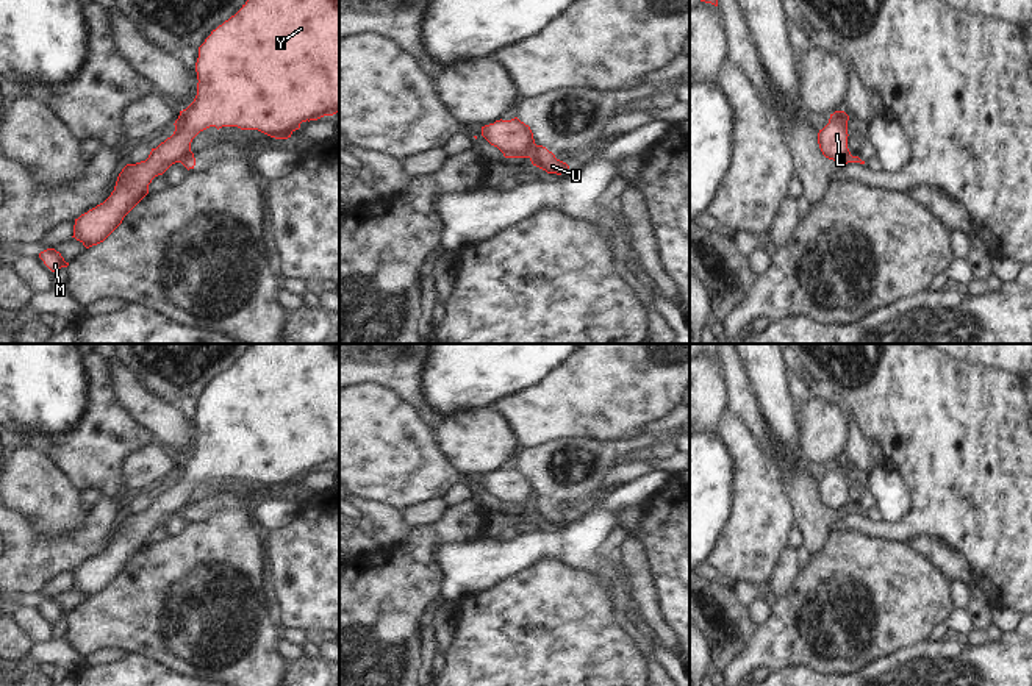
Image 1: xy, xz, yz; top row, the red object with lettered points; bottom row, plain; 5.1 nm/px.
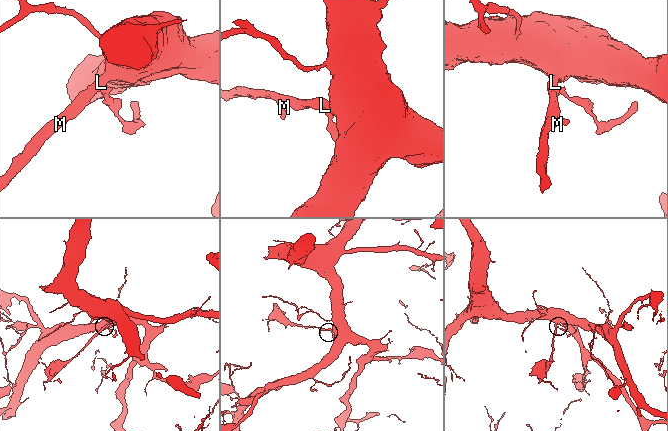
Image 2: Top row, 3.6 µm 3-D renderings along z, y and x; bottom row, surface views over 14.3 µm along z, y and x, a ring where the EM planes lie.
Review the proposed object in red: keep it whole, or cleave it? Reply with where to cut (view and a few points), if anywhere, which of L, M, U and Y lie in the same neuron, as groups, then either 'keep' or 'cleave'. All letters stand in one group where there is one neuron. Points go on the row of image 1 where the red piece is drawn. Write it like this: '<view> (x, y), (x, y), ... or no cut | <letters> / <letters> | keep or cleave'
xz (533, 142), (529, 157) | L M Y / U | cleave

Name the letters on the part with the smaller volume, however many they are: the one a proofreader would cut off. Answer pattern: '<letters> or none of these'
U

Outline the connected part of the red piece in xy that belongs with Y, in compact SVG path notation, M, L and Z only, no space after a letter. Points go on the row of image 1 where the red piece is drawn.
M247 0L242 8L219 25L199 47L195 63L197 95L180 111L170 138L152 148L145 161L127 164L117 177L111 195L75 219L73 236L86 248L103 242L124 217L149 194L149 184L189 152L192 139L203 130L238 127L258 130L275 139L288 139L302 122L339 113L339 0Z

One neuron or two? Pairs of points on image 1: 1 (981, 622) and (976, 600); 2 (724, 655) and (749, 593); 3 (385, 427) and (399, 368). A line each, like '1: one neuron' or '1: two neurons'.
1: one neuron
2: two neurons
3: two neurons

